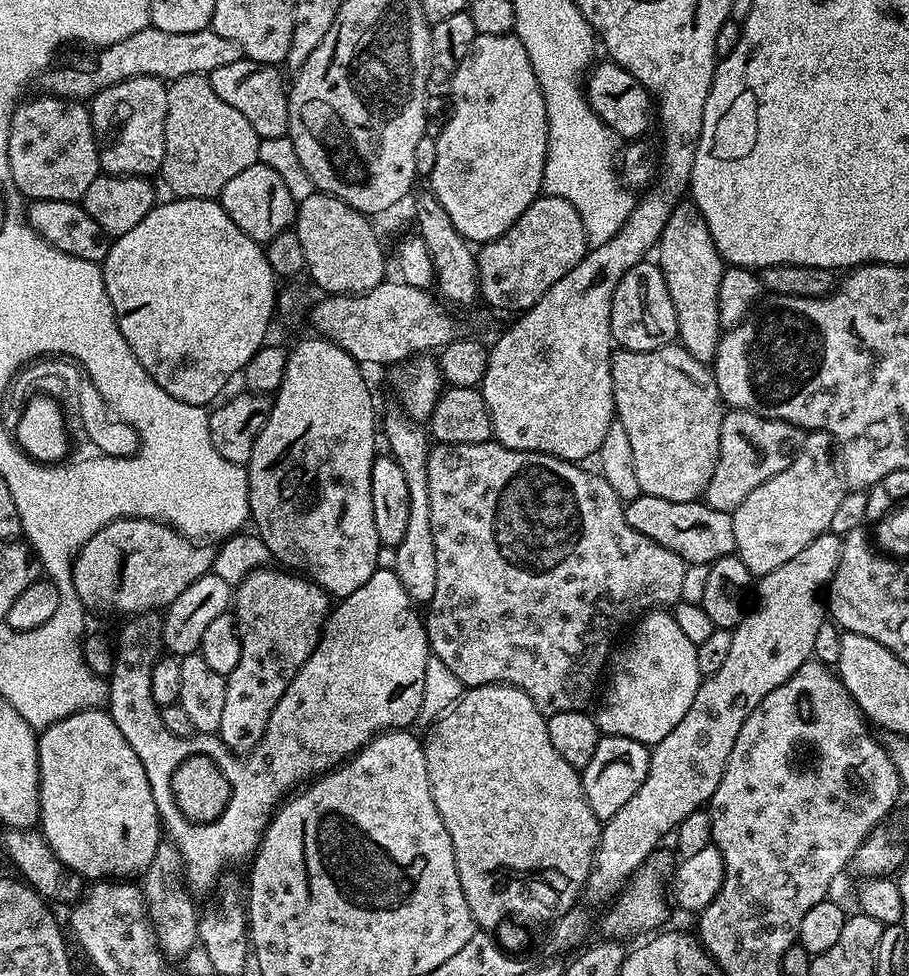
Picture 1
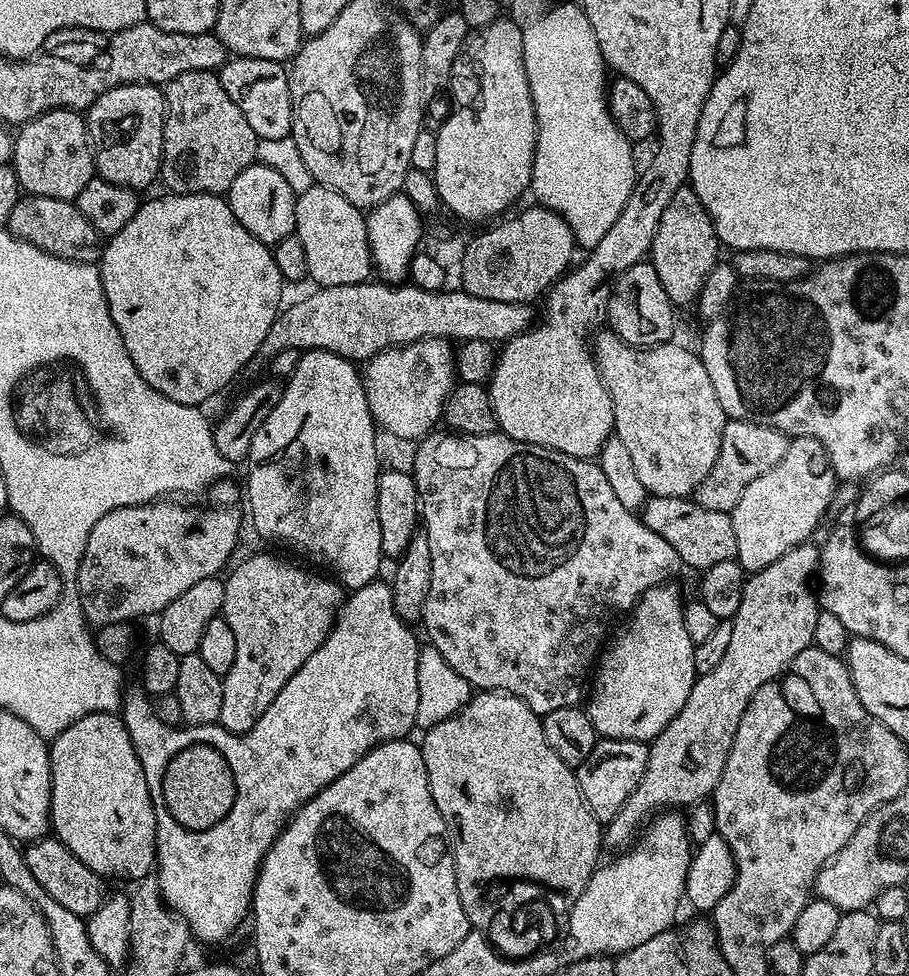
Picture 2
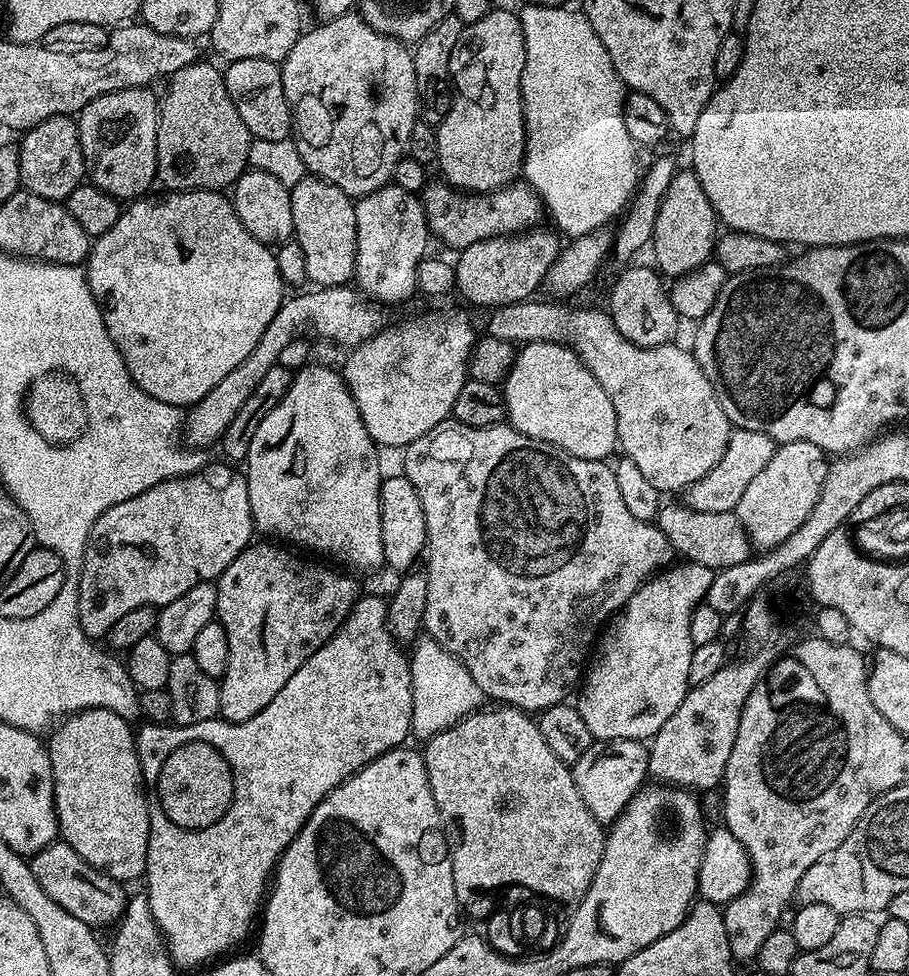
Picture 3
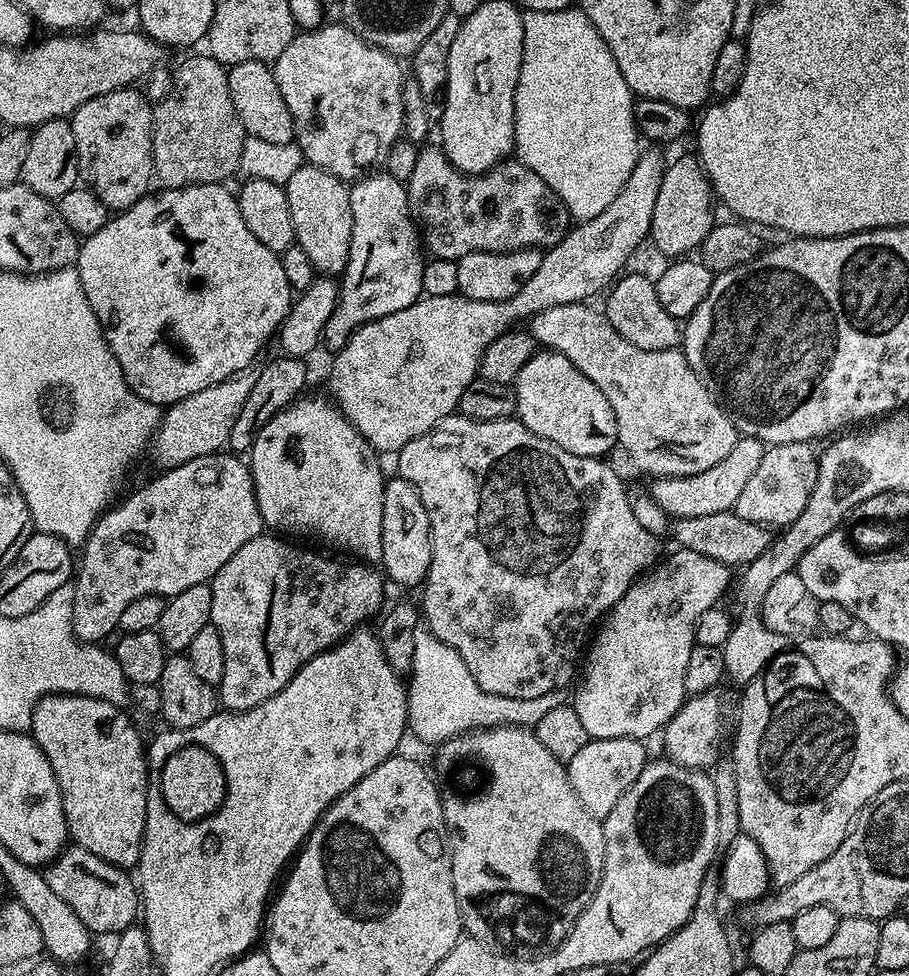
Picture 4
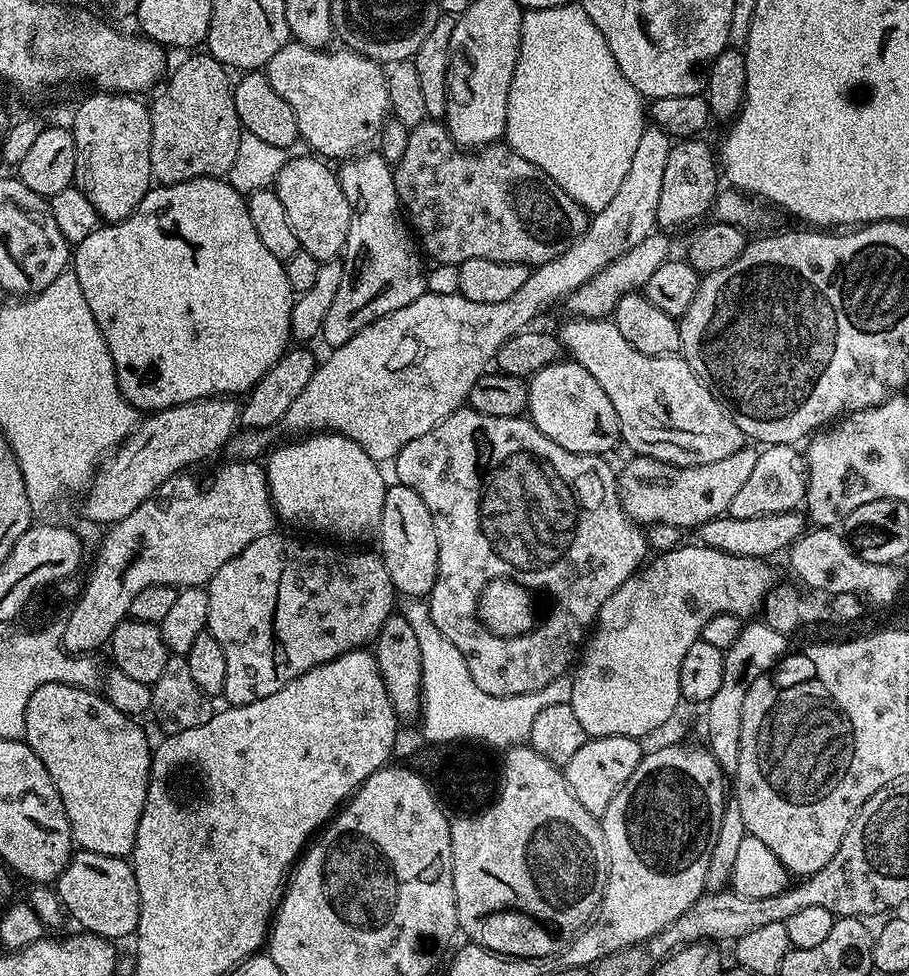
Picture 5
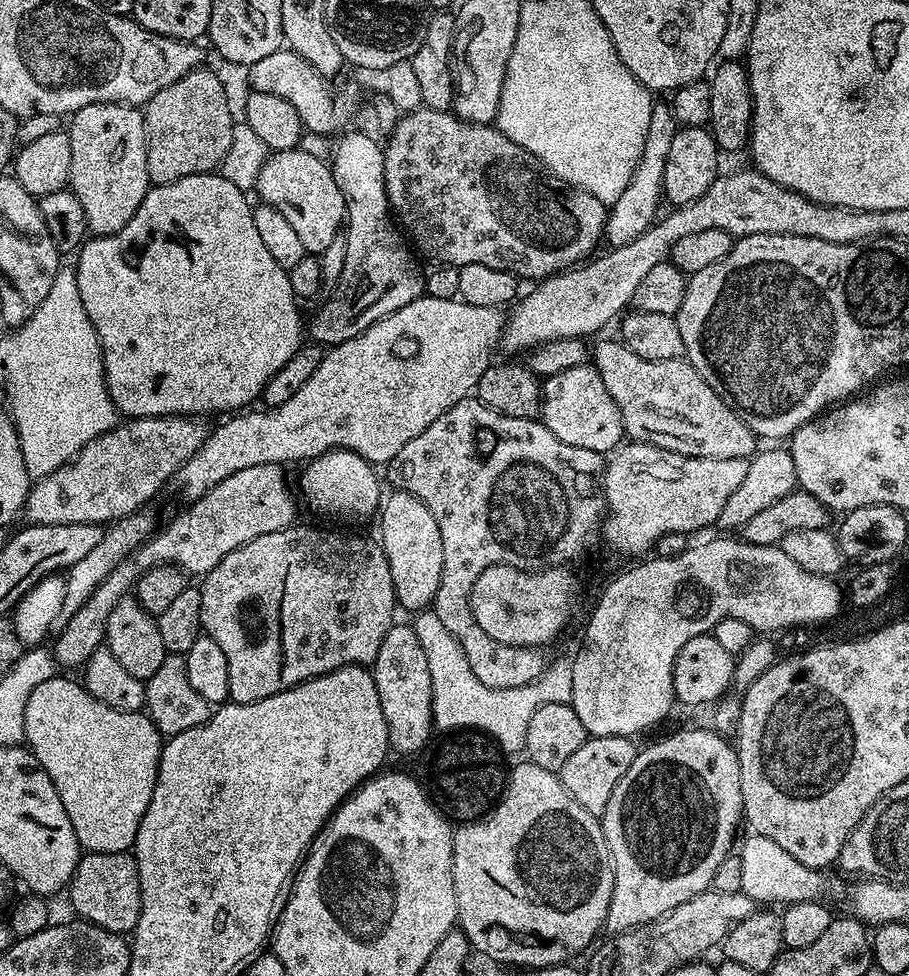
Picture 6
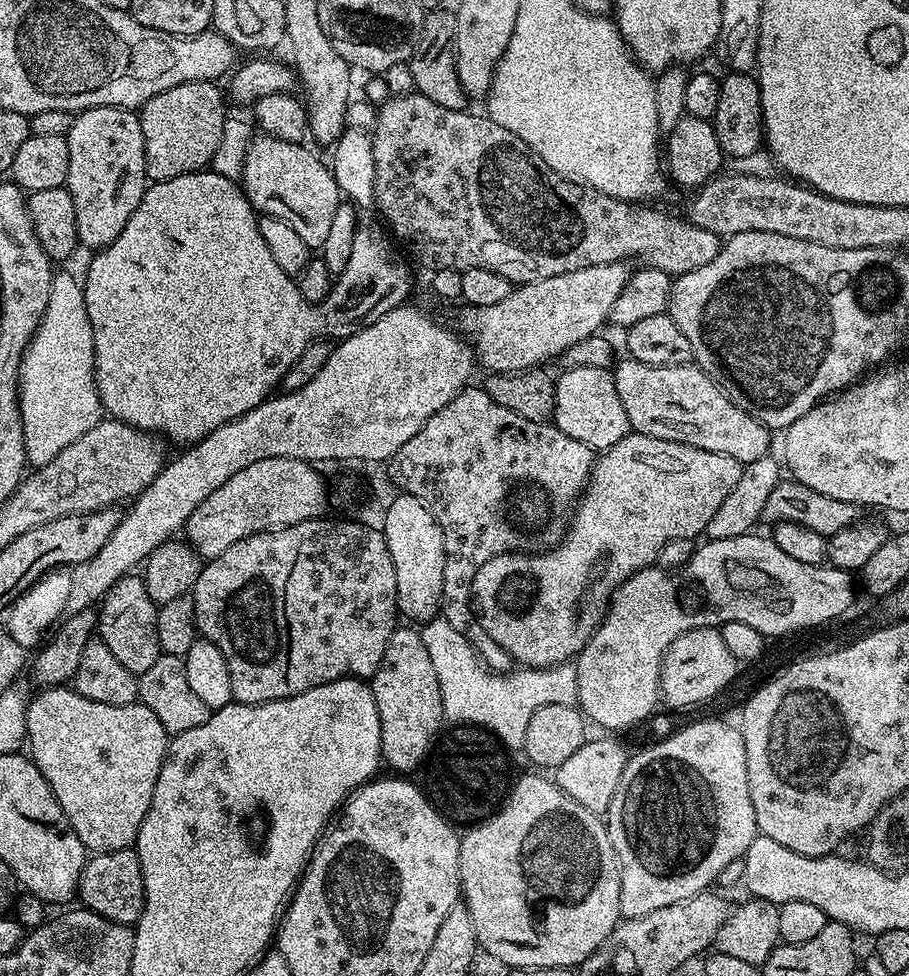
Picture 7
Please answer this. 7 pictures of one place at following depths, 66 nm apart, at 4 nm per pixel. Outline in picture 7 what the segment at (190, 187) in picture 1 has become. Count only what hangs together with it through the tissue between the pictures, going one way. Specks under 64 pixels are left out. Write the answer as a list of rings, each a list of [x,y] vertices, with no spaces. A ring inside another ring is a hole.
[[[210,80],[182,82],[182,86],[173,86],[170,90],[162,90],[162,94],[154,94],[154,98],[147,100],[139,109],[144,139],[144,168],[149,181],[178,178],[211,165],[226,119],[220,86]]]

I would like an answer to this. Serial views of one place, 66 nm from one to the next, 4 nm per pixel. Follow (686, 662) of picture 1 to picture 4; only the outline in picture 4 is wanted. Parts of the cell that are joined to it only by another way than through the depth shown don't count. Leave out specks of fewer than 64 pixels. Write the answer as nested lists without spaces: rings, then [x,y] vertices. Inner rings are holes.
[[[680,548],[673,556],[663,560],[664,557],[635,580],[622,598],[618,598],[587,645],[582,671],[575,685],[576,697],[573,700],[571,697],[570,704],[576,709],[582,726],[586,726],[586,734],[593,740],[627,736],[633,740],[644,740],[667,726],[686,699],[686,658],[690,658],[690,650],[696,644],[698,618],[723,601],[720,599],[726,596],[734,580],[734,572],[729,565],[706,558],[706,554],[694,554],[694,550]]]

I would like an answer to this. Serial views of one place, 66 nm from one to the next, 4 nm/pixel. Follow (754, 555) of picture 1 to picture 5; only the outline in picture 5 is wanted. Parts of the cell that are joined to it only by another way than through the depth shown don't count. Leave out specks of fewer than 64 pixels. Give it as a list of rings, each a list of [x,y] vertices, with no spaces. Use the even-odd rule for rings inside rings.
[[[770,444],[758,451],[758,462],[750,478],[734,494],[727,515],[734,518],[758,518],[766,514],[797,511],[808,494],[808,465],[796,444]]]

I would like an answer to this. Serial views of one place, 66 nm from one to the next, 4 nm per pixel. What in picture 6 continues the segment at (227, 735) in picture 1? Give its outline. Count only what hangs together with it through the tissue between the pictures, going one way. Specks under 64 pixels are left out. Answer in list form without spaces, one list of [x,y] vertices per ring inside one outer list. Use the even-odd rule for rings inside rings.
[[[293,526],[283,528],[274,534],[262,534],[262,538],[254,538],[254,542],[246,542],[246,546],[238,546],[238,550],[230,550],[214,570],[203,577],[199,585],[202,594],[203,635],[214,638],[218,646],[222,646],[222,654],[226,654],[226,666],[230,669],[230,690],[228,695],[231,703],[249,704],[262,698],[270,698],[282,690],[290,690],[307,680],[318,678],[322,674],[330,674],[342,666],[359,664],[370,666],[378,658],[378,650],[382,647],[382,638],[386,638],[392,629],[394,617],[398,612],[396,595],[394,594],[394,578],[390,578],[390,562],[384,553],[384,547],[375,539],[367,540],[364,536],[343,536],[340,532],[323,532],[320,528],[299,528]]]

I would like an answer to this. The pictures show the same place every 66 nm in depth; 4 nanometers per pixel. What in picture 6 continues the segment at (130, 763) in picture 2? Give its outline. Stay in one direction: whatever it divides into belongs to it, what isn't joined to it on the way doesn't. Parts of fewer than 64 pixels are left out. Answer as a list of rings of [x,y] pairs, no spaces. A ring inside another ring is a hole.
[[[54,674],[49,680],[38,682],[34,690],[30,690],[30,698],[26,698],[24,711],[24,744],[32,751],[34,758],[50,774],[50,782],[54,782],[54,790],[58,790],[58,798],[62,798],[62,806],[66,810],[66,818],[70,818],[70,826],[74,826],[74,834],[78,838],[81,849],[88,852],[128,852],[136,843],[138,826],[142,822],[142,814],[146,814],[146,806],[150,806],[150,798],[154,794],[154,782],[160,765],[162,737],[154,722],[143,711],[127,712],[114,710],[114,706],[106,706],[106,702],[98,702],[94,694],[90,694],[79,679],[67,680],[64,674]]]

